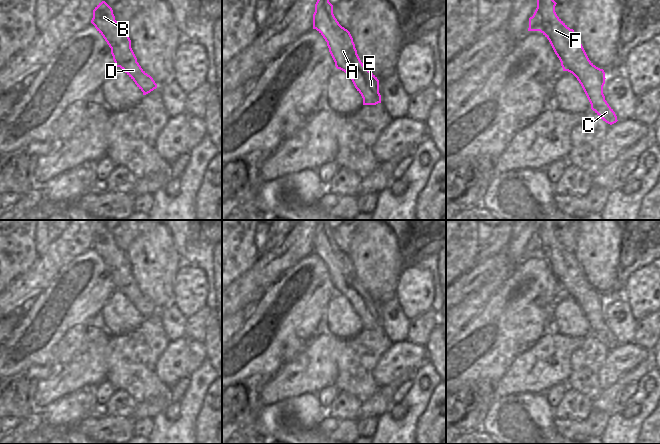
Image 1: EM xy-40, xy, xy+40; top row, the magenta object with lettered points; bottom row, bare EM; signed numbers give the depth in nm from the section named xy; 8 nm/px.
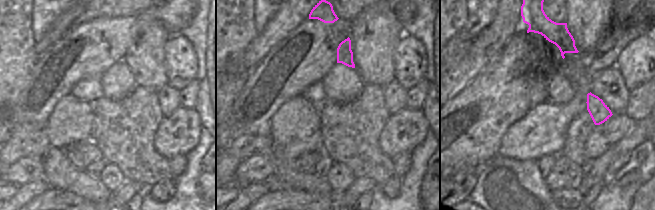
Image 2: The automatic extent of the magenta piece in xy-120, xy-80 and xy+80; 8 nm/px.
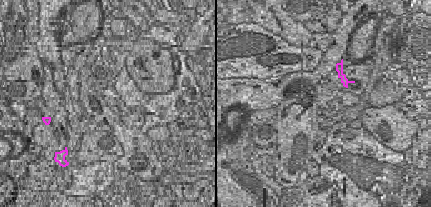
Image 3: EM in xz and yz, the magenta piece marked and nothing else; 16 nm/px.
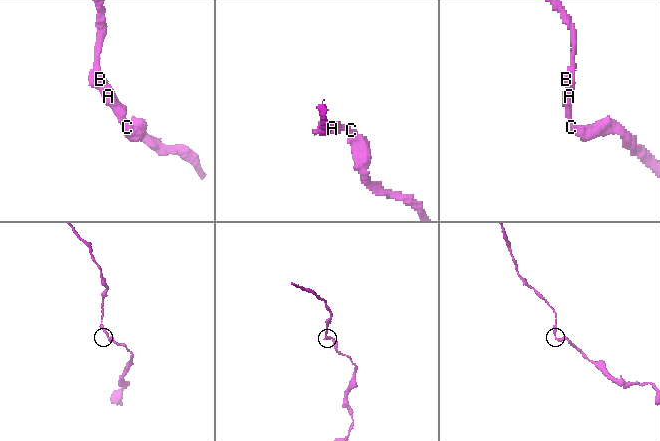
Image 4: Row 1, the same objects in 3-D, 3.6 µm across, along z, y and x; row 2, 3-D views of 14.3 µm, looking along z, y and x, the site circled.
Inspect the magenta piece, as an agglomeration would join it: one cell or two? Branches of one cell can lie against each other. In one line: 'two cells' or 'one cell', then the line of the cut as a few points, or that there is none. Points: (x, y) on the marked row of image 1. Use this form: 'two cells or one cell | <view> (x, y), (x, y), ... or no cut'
one cell | no cut

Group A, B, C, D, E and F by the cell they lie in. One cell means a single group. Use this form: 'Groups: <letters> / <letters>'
Groups: A B C D E F.

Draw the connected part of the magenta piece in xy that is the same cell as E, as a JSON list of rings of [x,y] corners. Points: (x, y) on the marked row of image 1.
[[[317,0],[313,14],[313,29],[327,42],[337,69],[344,71],[363,98],[363,105],[381,103],[379,80],[361,62],[350,32],[342,27],[333,14],[329,0]]]

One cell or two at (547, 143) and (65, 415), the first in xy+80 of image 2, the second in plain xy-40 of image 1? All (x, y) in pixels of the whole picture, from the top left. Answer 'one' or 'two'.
two

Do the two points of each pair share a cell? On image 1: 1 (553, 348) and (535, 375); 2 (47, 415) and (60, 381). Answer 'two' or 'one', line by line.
1: one
2: two

